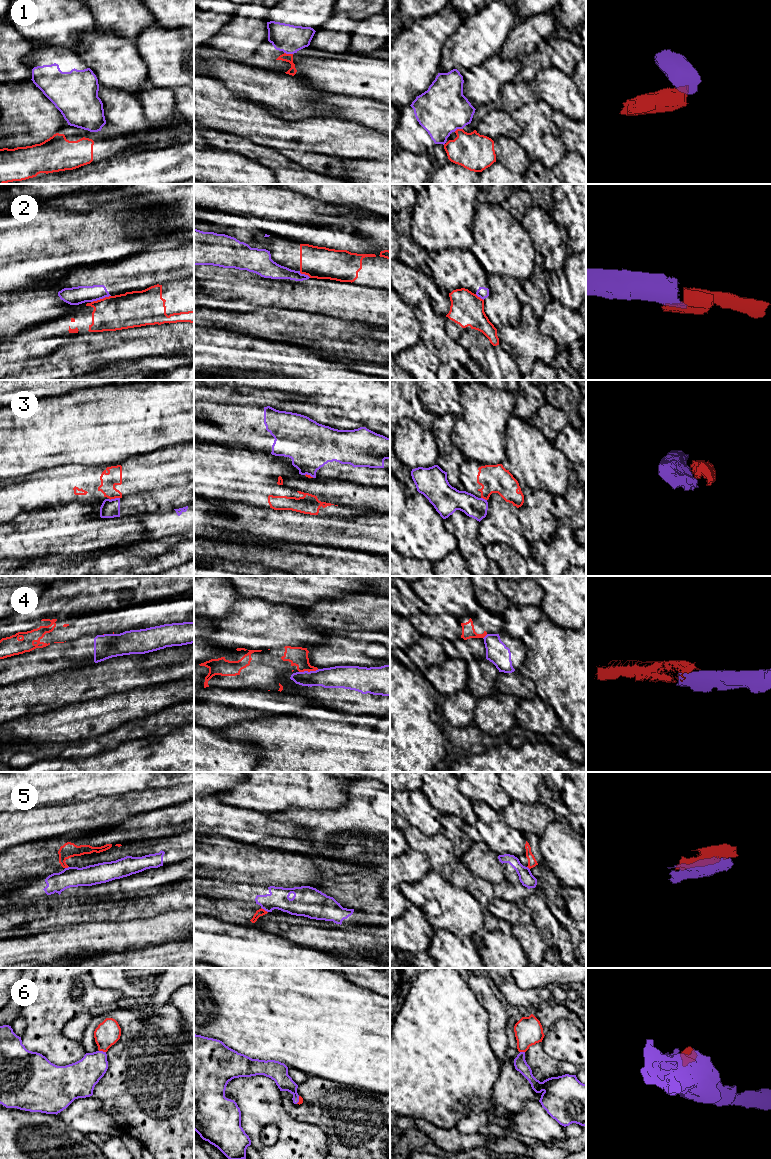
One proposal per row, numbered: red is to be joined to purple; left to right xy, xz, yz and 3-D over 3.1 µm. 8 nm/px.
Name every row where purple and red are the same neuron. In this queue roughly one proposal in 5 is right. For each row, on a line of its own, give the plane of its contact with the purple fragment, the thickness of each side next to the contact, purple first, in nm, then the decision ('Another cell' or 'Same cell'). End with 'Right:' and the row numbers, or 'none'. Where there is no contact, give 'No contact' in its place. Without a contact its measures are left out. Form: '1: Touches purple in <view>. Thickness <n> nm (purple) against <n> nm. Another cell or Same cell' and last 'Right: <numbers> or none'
1: Touches purple in xz. Thickness 220 nm (purple) against 70 nm. Another cell
2: Touches purple in xy. Thickness 140 nm (purple) against 280 nm. Another cell
3: Touches purple in xy. Thickness 140 nm (purple) against 130 nm. Another cell
4: Touches purple in xz. Thickness 180 nm (purple) against 160 nm. Another cell
5: Touches purple in xz. Thickness 160 nm (purple) against 60 nm. Another cell
6: Touches purple in xy. Thickness 240 nm (purple) against 200 nm. Same cell
Right: 6

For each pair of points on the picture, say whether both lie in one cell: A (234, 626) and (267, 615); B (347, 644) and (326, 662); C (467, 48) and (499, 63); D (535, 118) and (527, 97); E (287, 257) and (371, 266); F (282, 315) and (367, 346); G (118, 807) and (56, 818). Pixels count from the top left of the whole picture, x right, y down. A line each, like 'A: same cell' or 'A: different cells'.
A: same cell
B: same cell
C: different cells
D: different cells
E: same cell
F: same cell
G: same cell

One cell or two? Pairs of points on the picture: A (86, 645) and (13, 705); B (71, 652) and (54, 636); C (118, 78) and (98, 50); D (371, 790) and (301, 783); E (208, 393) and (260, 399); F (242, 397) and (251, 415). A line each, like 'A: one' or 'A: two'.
A: two
B: two
C: one
D: two
E: one
F: two

